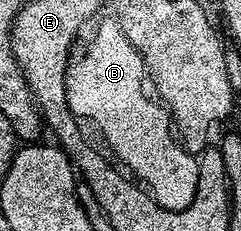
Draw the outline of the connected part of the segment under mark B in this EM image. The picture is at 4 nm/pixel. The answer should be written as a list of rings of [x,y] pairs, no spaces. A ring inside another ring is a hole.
[[[115,18],[102,21],[88,45],[69,55],[66,102],[72,113],[81,121],[89,120],[104,135],[112,147],[111,155],[147,189],[158,206],[181,212],[196,197],[200,162],[180,143],[163,103],[144,93],[144,84],[146,88],[144,59]]]

